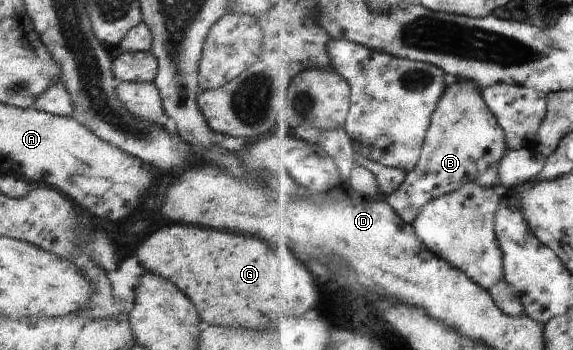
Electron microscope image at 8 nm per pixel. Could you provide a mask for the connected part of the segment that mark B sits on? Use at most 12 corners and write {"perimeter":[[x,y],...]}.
{"perimeter":[[452,79],[421,162],[387,202],[413,224],[475,181],[503,191],[505,129]]}

